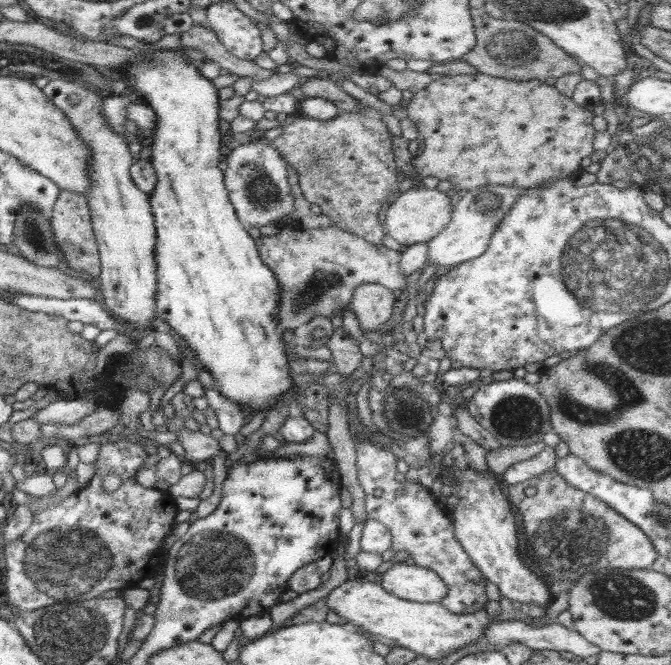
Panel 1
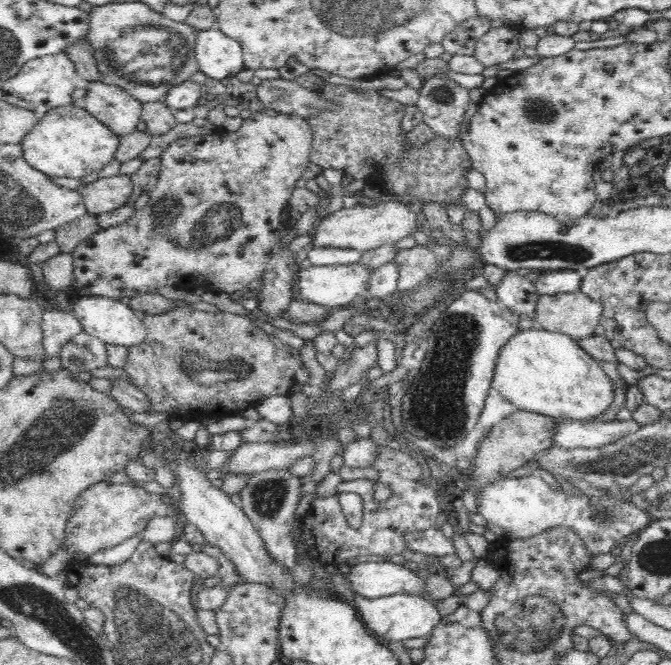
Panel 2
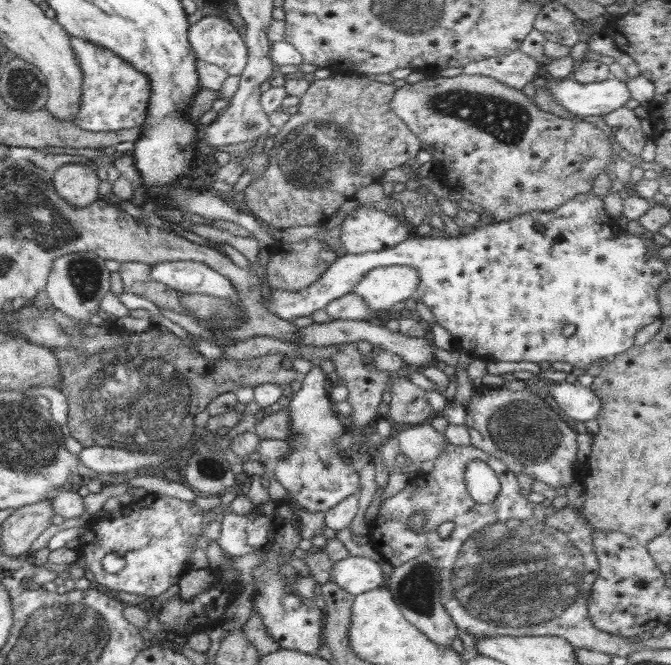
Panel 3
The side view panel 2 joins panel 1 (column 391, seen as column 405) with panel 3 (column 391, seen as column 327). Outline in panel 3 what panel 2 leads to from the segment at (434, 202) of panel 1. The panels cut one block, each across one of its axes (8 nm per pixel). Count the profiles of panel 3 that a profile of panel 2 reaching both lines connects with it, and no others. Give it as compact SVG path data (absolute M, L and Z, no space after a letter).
M359 205L344 217L339 228L341 252L348 254L380 252L412 235L412 229L406 222L366 205Z

